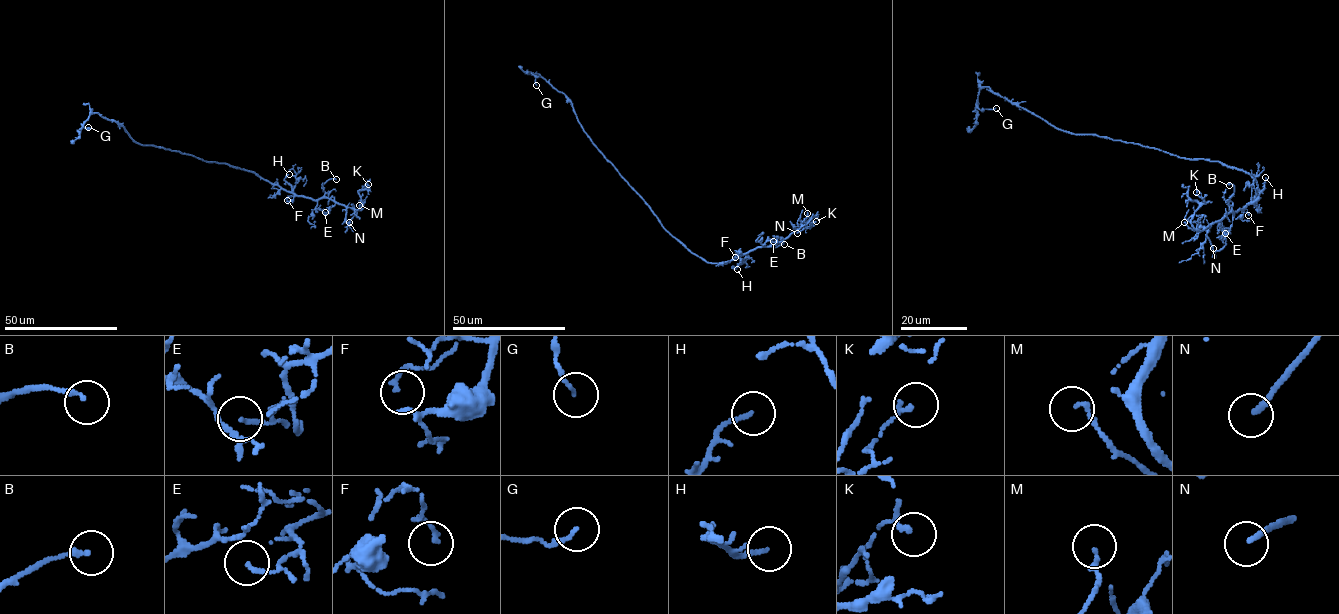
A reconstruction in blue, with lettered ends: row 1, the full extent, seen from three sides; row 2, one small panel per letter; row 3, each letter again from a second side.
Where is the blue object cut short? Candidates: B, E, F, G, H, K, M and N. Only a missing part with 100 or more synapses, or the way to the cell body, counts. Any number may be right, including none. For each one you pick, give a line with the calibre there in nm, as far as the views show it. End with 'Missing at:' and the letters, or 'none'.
N: 190 nm thick
Missing at: N

